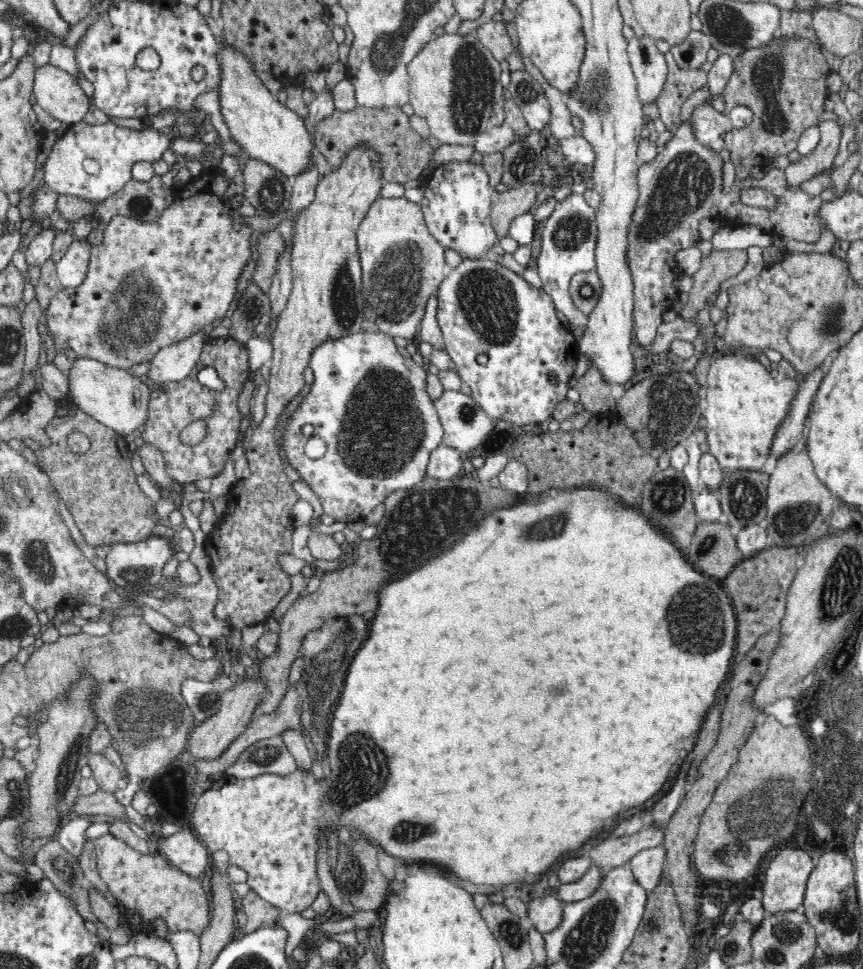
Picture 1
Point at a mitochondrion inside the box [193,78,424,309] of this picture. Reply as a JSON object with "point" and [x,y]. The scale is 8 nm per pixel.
{"point":[271,194]}

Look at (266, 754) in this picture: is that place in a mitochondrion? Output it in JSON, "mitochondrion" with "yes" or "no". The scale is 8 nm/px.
{"mitochondrion":"yes"}

